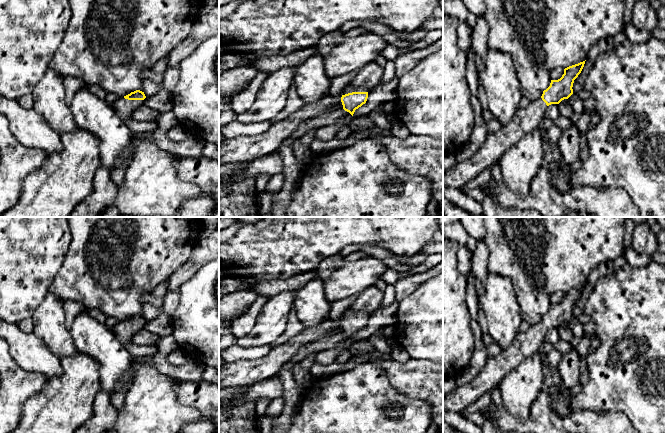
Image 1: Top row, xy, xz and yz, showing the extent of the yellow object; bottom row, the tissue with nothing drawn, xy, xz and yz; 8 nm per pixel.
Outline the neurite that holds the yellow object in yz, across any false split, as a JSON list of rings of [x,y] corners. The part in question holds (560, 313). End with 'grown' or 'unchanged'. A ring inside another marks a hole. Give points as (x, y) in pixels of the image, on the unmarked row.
[[[585,285],[564,293],[558,304],[551,304],[550,310],[540,322],[527,331],[519,333],[513,344],[496,356],[489,357],[477,376],[468,384],[456,387],[443,397],[443,411],[460,413],[476,402],[484,393],[499,386],[503,378],[527,357],[538,353],[544,337],[551,328],[559,328],[573,318],[573,307],[584,291]]]; grown

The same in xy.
[[[136,314],[124,321],[119,321],[112,329],[112,332],[124,346],[127,346],[133,343],[133,336],[144,328],[145,322],[144,316]]]; grown

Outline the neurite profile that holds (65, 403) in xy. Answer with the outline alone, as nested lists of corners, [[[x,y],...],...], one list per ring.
[[[78,350],[60,363],[63,373],[49,379],[40,393],[26,401],[18,426],[10,433],[75,433],[93,416],[93,402],[101,390],[98,363]]]

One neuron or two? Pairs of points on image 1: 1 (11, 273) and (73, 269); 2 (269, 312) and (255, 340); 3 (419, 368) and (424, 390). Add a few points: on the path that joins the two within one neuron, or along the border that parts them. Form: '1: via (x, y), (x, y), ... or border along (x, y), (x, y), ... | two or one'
1: border along (69, 249), (60, 269), (49, 285), (48, 291) | two
2: via (269, 319), (269, 326), (262, 333) | one
3: via (419, 373), (419, 376), (424, 381), (424, 385) | one

